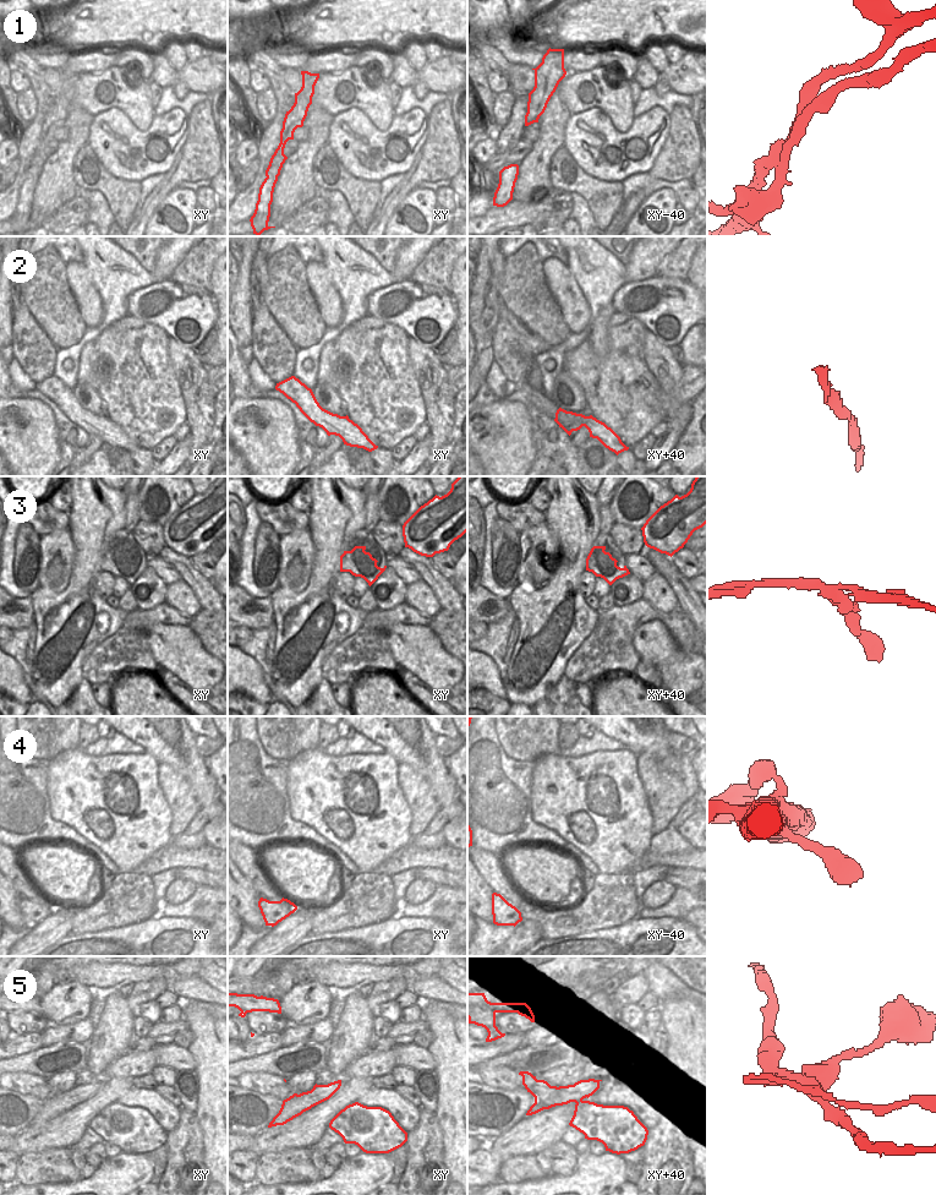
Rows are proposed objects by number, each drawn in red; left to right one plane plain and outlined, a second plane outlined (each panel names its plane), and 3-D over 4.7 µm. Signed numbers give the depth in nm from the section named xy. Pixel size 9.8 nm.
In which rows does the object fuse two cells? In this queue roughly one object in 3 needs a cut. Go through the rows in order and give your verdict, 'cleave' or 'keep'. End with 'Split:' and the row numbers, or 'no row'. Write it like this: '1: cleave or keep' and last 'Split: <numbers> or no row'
1: cleave
2: keep
3: cleave
4: keep
5: cleave
Split: 1, 3, 5

